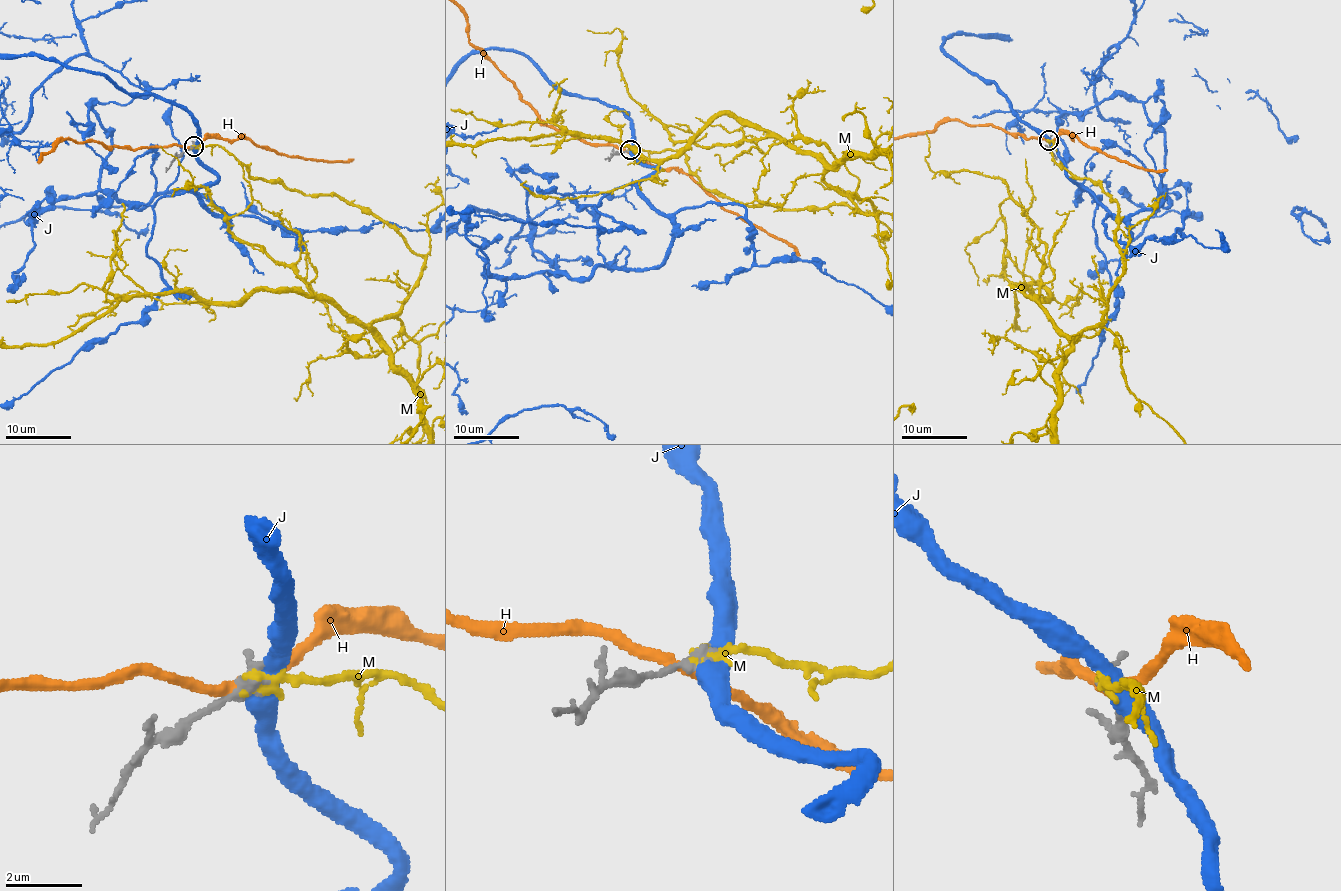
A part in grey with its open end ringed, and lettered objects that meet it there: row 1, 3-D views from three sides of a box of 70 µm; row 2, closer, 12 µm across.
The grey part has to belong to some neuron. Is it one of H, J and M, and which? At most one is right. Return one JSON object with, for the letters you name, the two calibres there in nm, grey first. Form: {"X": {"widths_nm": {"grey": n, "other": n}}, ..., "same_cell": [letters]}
{"M": {"widths_nm": {"grey": 400, "other": 360}}, "same_cell": ["M"]}

